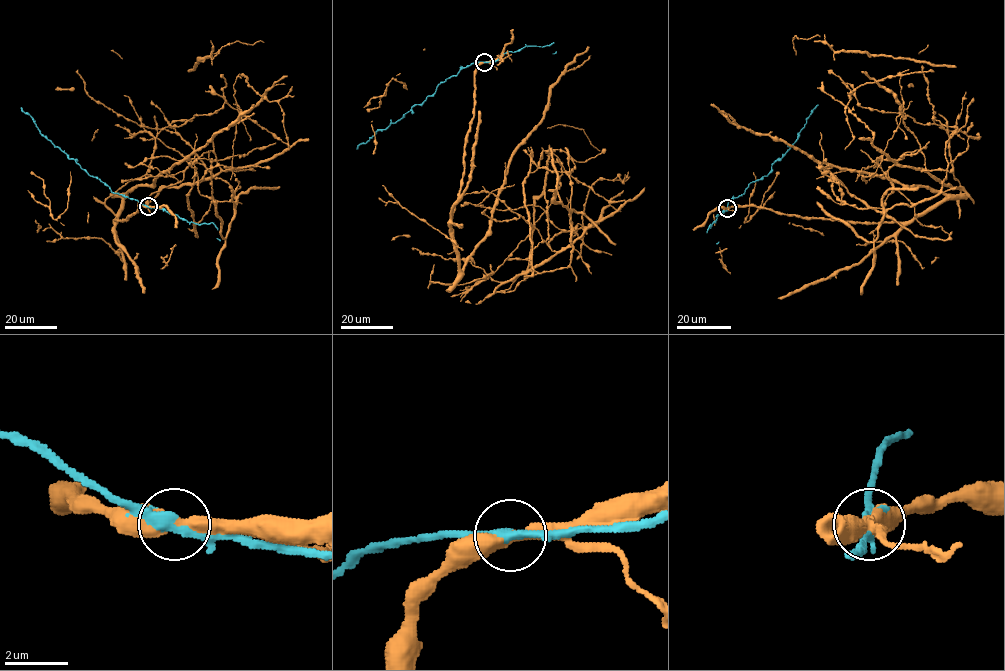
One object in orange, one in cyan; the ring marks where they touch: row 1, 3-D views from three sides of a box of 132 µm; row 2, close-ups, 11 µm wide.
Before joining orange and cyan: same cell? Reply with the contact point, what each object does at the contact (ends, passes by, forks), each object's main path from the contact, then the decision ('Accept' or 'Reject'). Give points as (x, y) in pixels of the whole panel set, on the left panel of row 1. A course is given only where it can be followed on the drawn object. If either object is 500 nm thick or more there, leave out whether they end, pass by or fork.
Place: (148, 206). At the ring orange passes by. At the ring cyan passes by. Course of orange: (148, 206), (115, 219), (165, 129), (234, 207), (202, 195), (195, 173), (197, 236), (209, 151). Course of cyan: (148, 206), (112, 192), (96, 177), (90, 176), (47, 140), (21, 107). Reject

